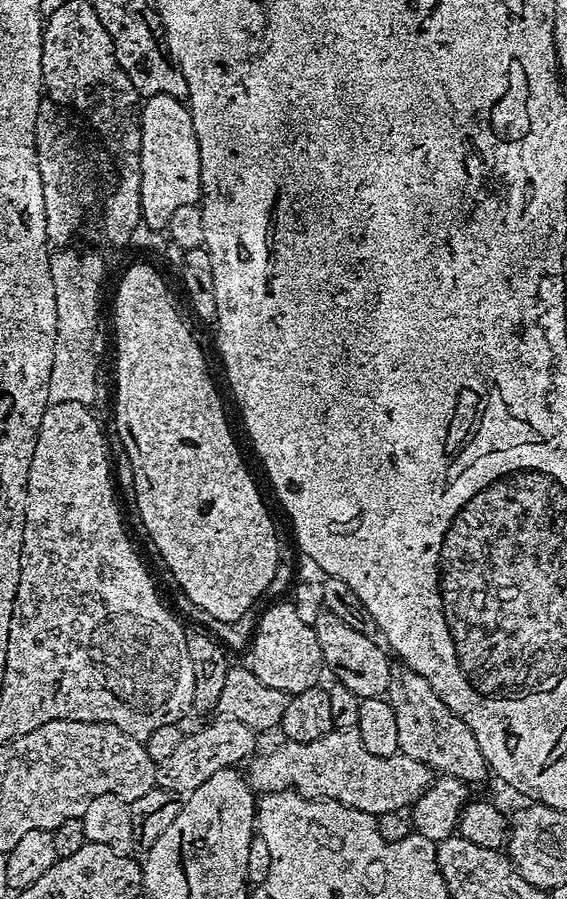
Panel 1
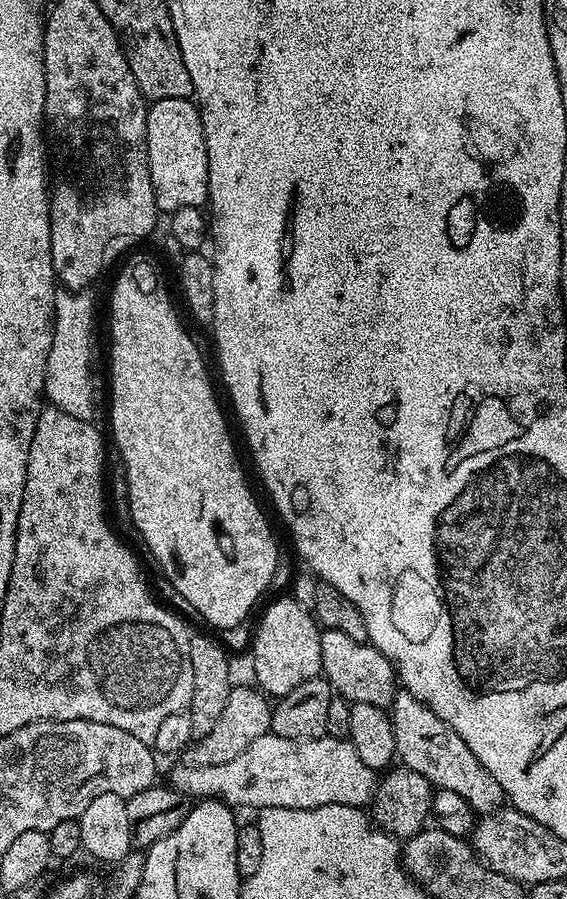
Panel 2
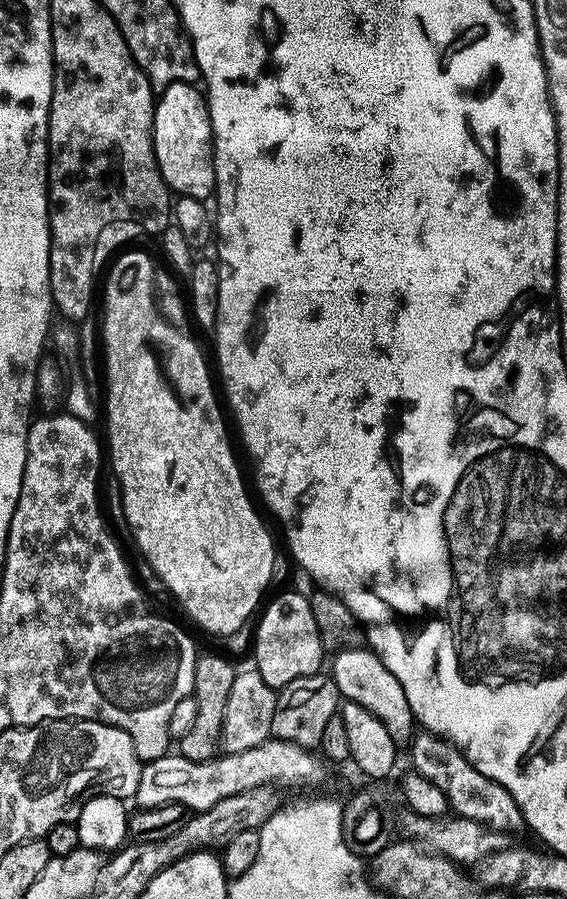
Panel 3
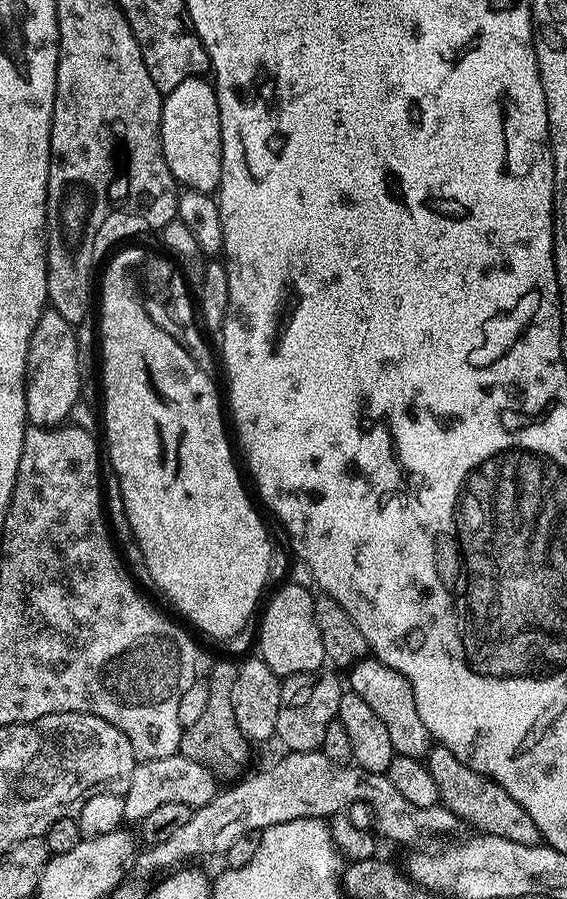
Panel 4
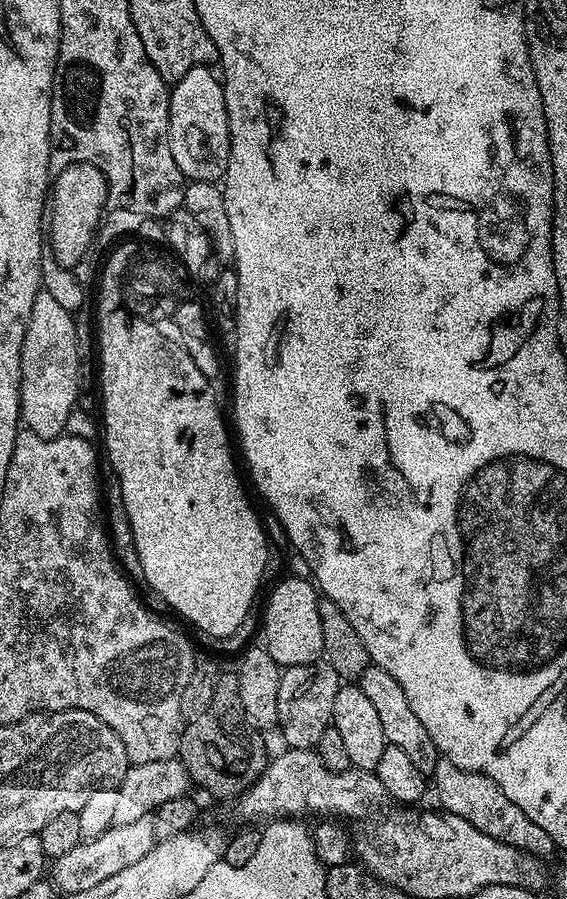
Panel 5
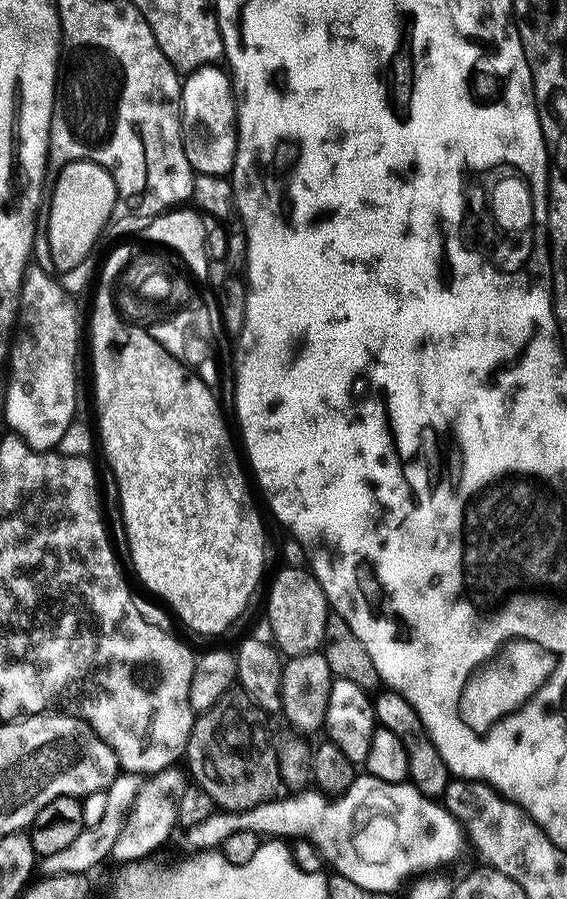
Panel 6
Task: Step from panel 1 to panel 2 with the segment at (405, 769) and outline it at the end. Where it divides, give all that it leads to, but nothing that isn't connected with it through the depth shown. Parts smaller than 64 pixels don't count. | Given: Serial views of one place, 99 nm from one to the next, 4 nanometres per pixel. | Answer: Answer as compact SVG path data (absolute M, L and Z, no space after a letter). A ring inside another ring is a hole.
M269 734L250 742L250 746L246 746L246 750L238 754L238 758L222 762L222 766L188 766L185 769L180 776L185 793L193 792L196 798L219 798L229 806L241 804L244 808L256 808L255 810L317 808L323 804L345 804L351 808L363 809L371 805L378 783L377 773L370 766L366 766L362 758L358 758L358 750L354 750L351 740L339 740L327 734L317 740L291 740Z

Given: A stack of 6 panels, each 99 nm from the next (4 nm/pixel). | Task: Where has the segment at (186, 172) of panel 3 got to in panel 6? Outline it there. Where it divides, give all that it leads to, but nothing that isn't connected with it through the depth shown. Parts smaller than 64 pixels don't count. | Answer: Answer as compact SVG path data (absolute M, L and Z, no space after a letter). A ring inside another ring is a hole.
M205 66L189 72L183 77L180 90L180 114L182 117L182 131L184 133L184 149L186 162L190 162L193 173L214 174L228 176L234 166L236 157L236 102L232 81L229 73L220 66Z

